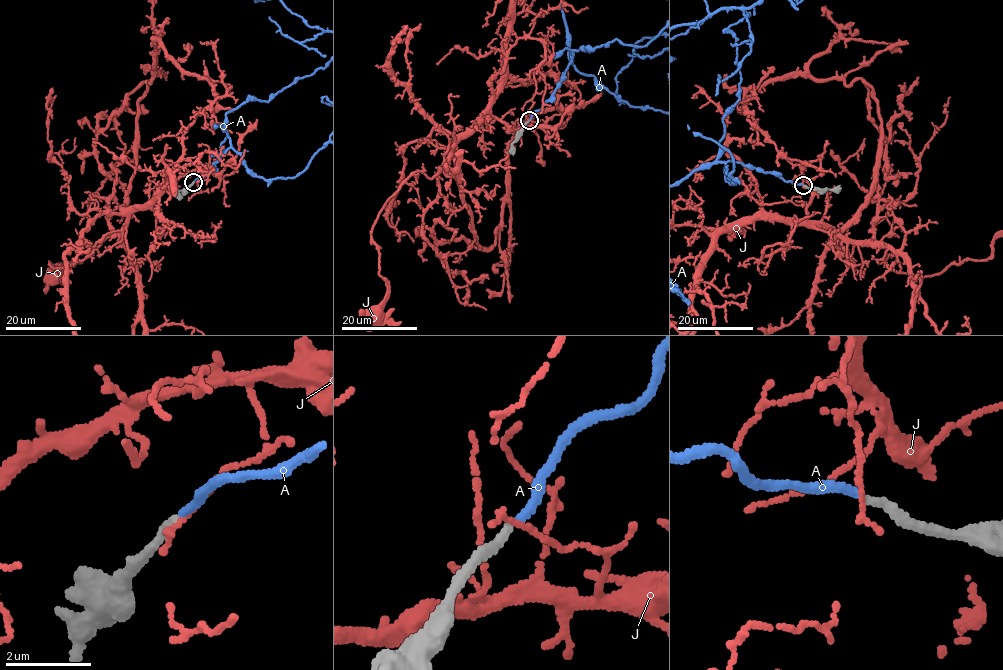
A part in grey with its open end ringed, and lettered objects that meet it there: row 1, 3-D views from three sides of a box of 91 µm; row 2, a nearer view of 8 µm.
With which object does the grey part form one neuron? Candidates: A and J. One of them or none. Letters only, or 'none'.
A

